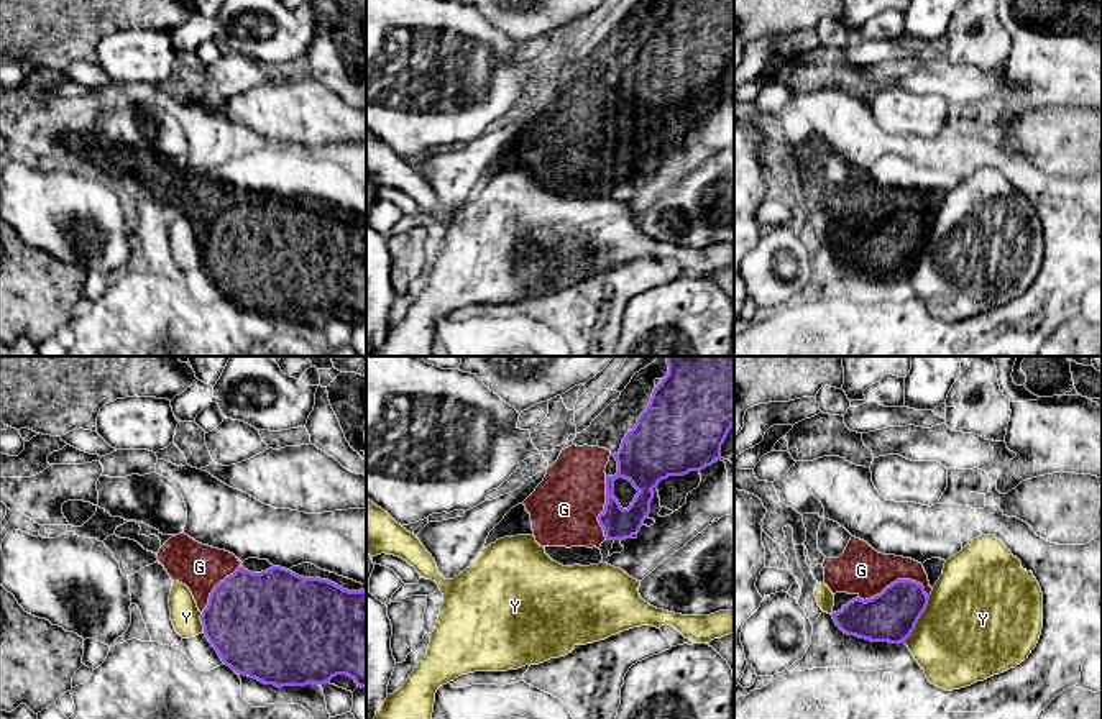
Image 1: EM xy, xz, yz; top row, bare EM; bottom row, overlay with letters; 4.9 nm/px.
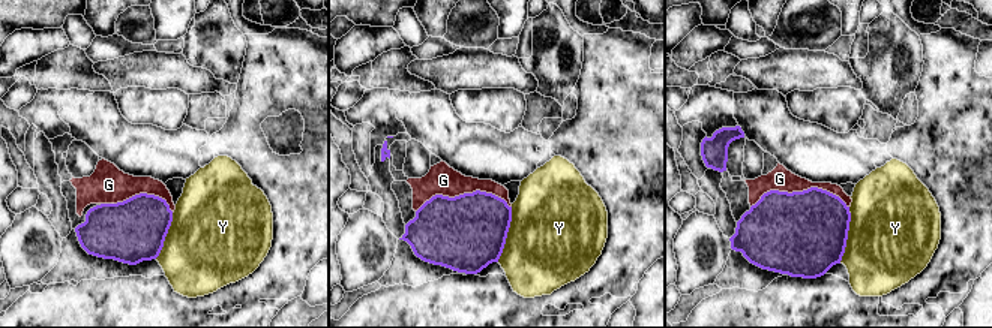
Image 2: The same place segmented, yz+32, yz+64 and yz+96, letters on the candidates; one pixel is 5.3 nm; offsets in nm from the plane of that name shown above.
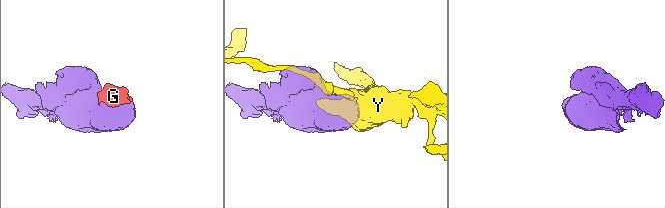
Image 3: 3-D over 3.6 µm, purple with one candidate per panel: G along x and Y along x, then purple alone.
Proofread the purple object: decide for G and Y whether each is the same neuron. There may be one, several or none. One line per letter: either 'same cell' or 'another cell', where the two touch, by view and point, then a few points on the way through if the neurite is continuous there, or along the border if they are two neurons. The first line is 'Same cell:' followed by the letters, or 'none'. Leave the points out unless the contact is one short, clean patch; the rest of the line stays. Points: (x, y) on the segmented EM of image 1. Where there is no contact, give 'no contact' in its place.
Same cell: G
G: same cell; meets purple in yz at (895, 581)
Y: another cell; meets purple in yz at (918, 618)

